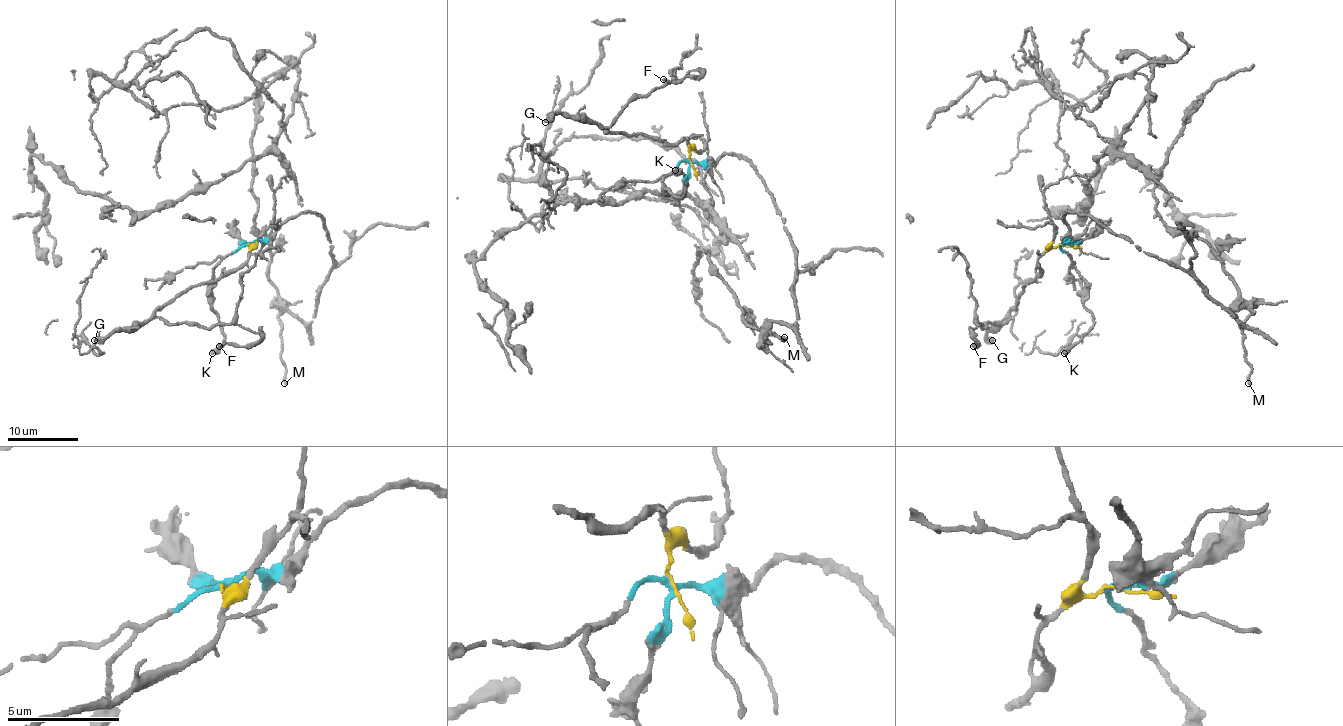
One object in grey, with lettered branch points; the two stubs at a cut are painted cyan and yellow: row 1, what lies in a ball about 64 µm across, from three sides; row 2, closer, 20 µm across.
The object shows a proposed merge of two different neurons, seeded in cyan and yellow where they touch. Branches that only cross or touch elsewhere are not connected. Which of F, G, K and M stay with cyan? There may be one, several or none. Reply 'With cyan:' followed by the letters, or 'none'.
With cyan: K, M

